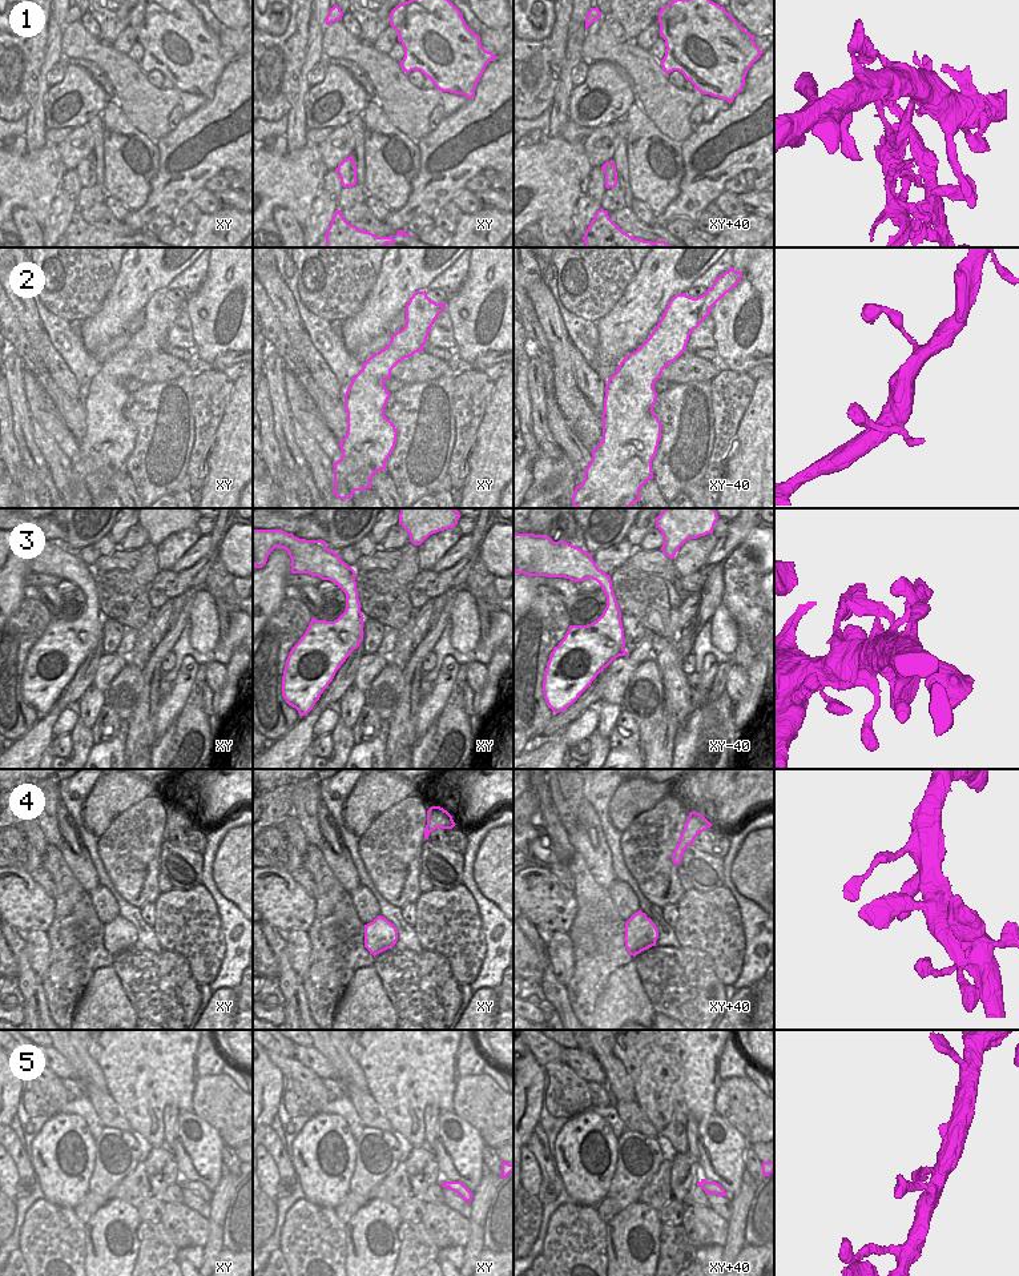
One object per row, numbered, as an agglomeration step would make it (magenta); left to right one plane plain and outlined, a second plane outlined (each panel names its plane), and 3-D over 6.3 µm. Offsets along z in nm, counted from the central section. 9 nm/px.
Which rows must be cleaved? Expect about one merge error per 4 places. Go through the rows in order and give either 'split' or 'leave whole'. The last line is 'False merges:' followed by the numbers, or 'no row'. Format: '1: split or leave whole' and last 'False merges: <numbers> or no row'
1: split
2: leave whole
3: leave whole
4: leave whole
5: leave whole
False merges: 1

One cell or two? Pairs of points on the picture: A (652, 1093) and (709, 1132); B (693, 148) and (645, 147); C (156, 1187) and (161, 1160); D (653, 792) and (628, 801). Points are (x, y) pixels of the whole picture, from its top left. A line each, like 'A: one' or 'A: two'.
A: two
B: two
C: one
D: one

